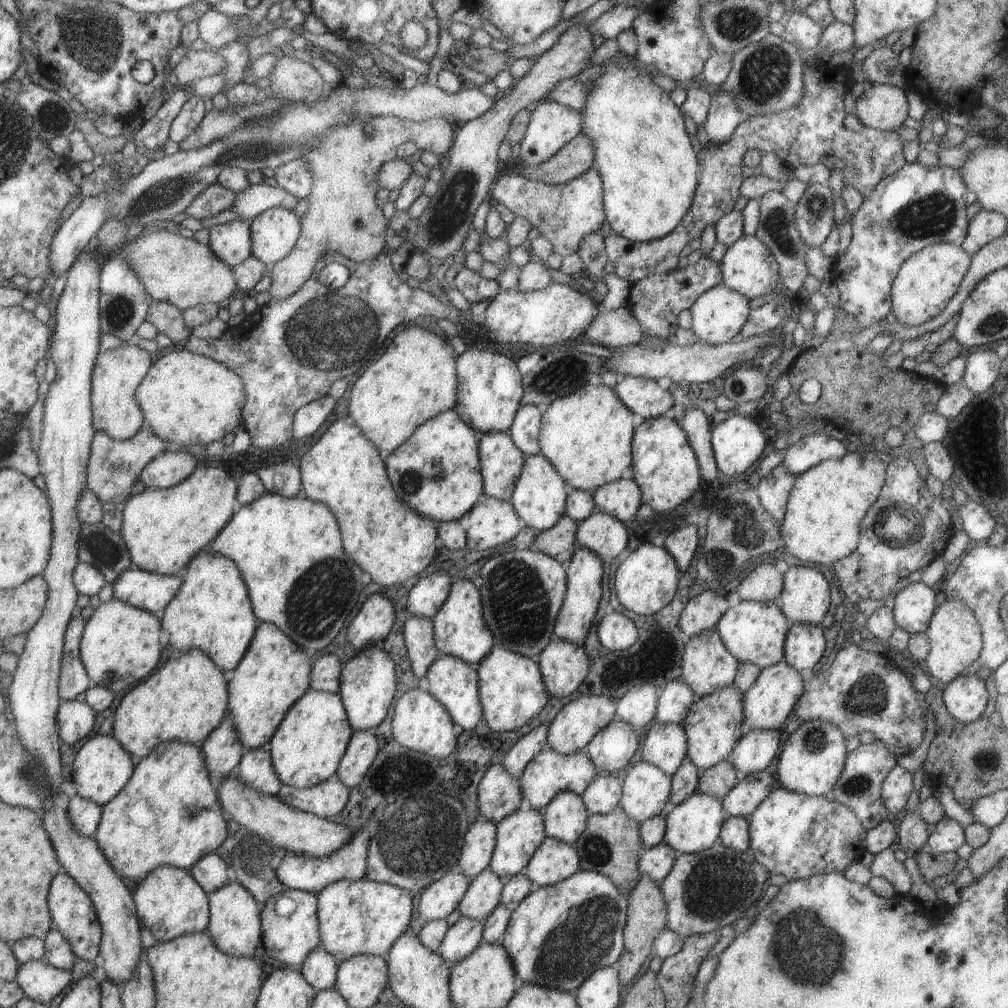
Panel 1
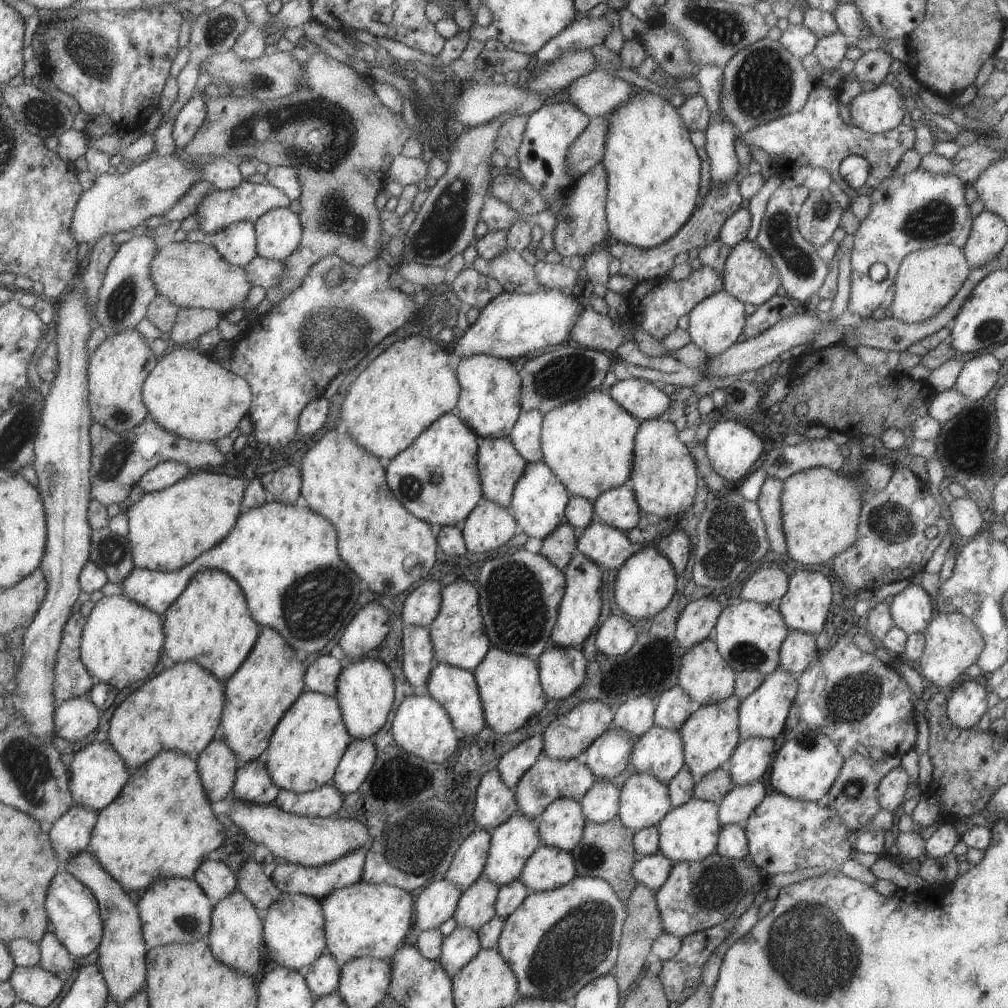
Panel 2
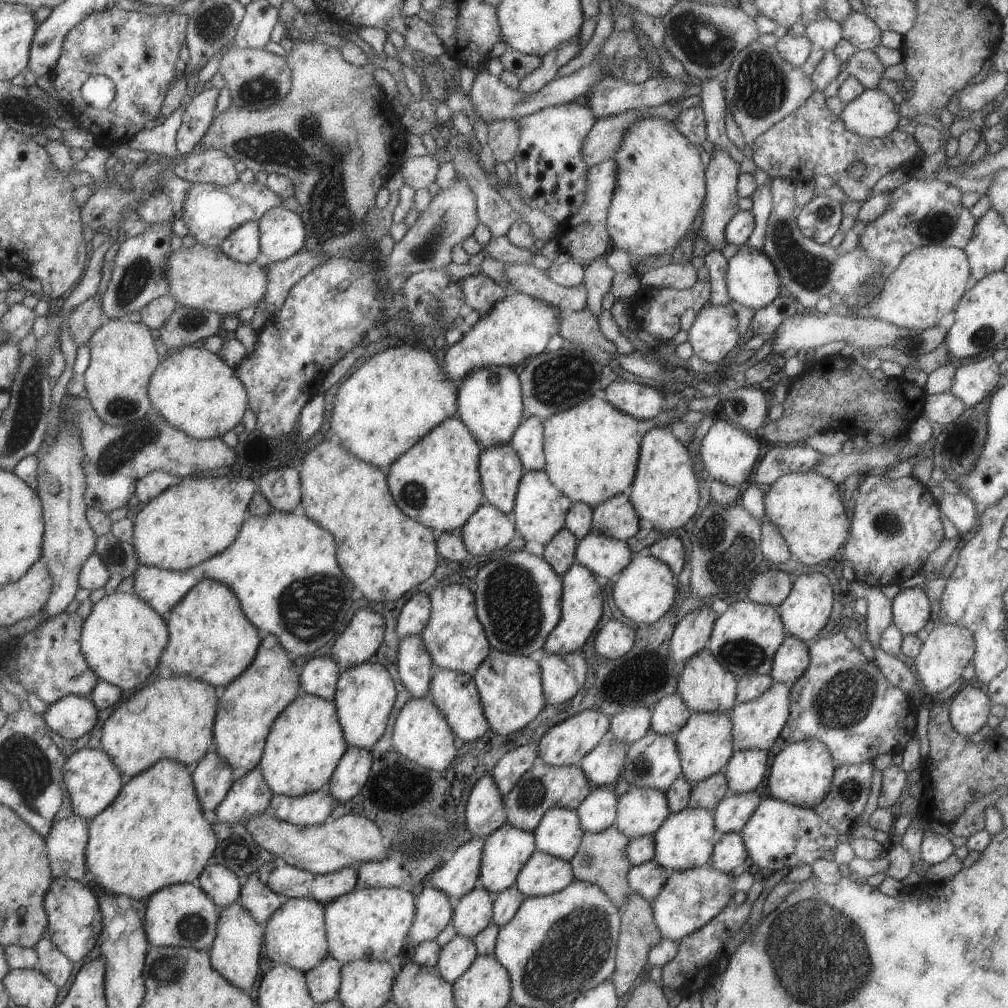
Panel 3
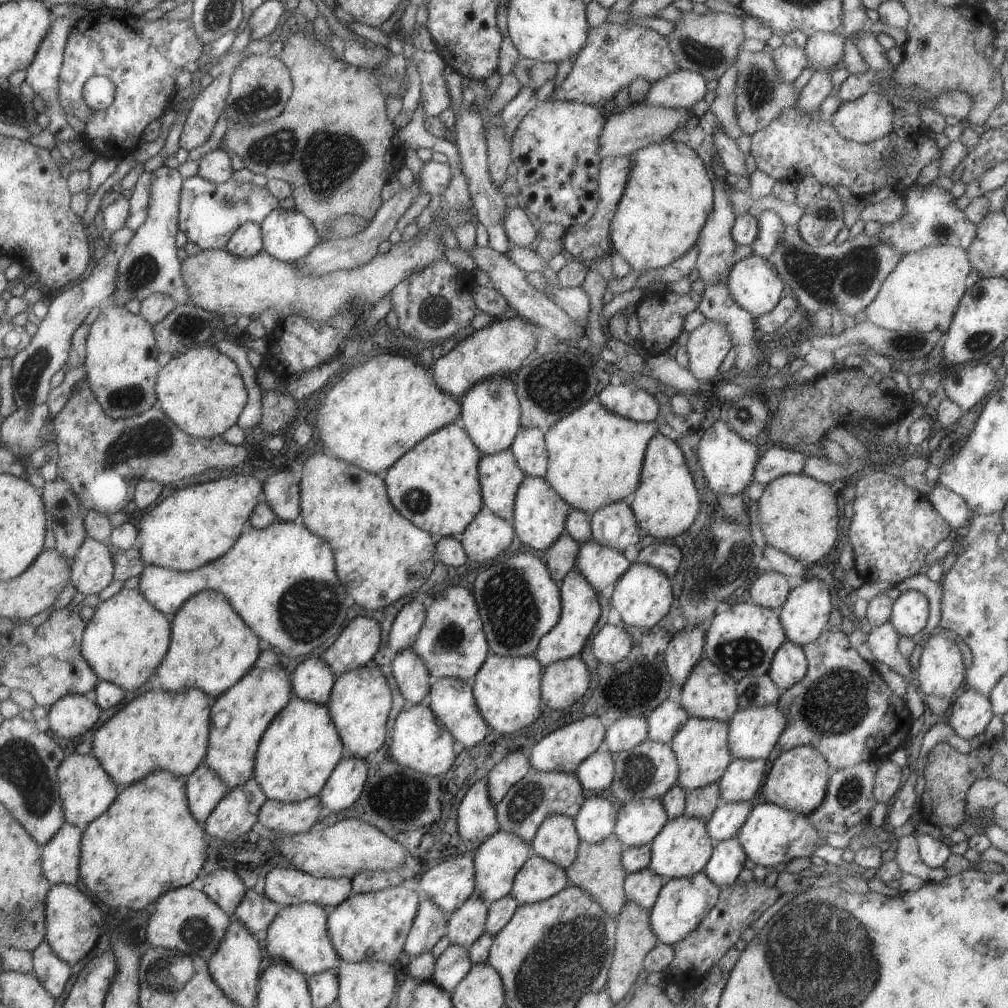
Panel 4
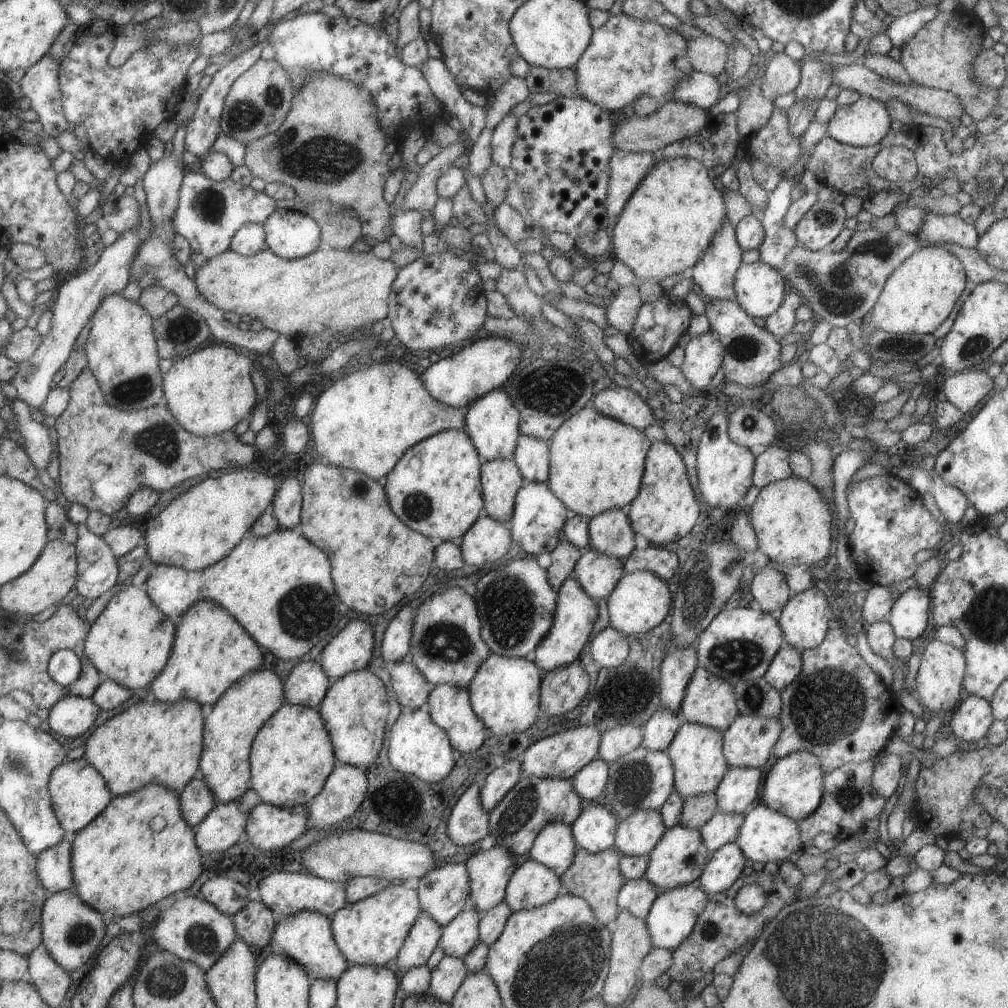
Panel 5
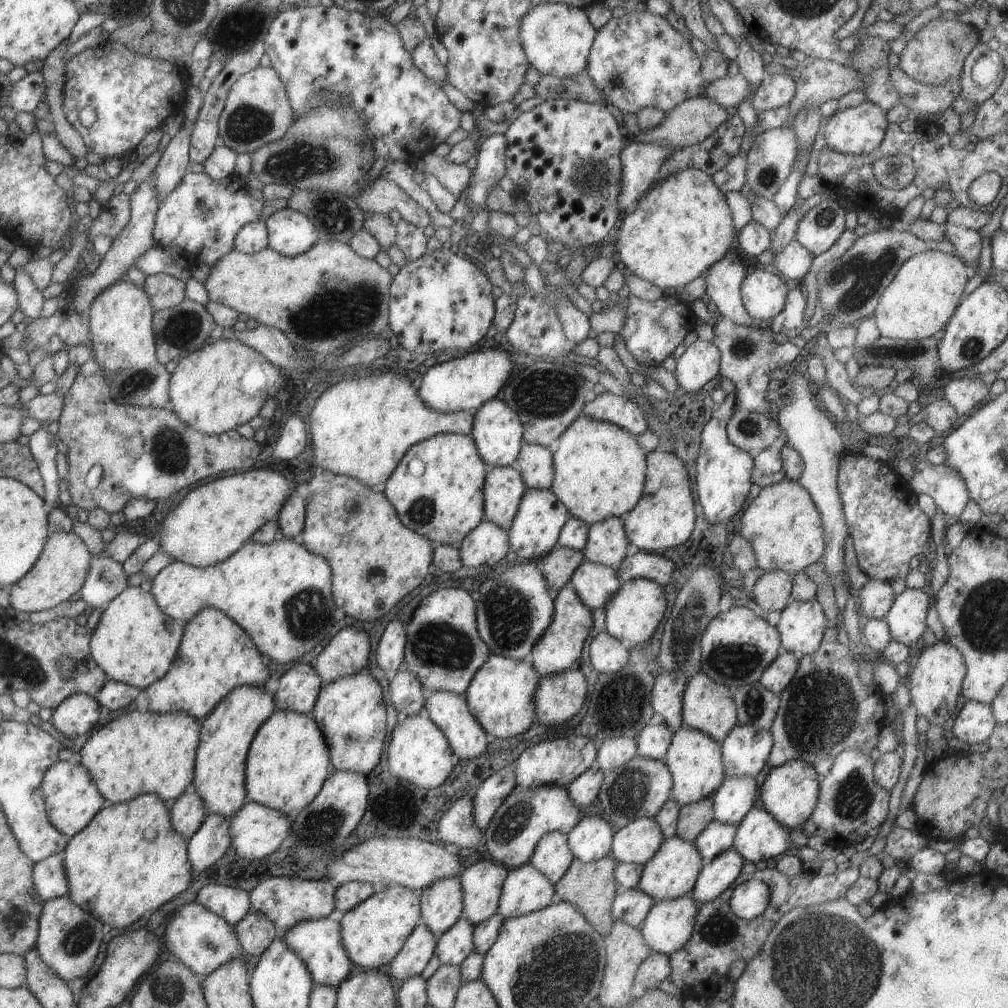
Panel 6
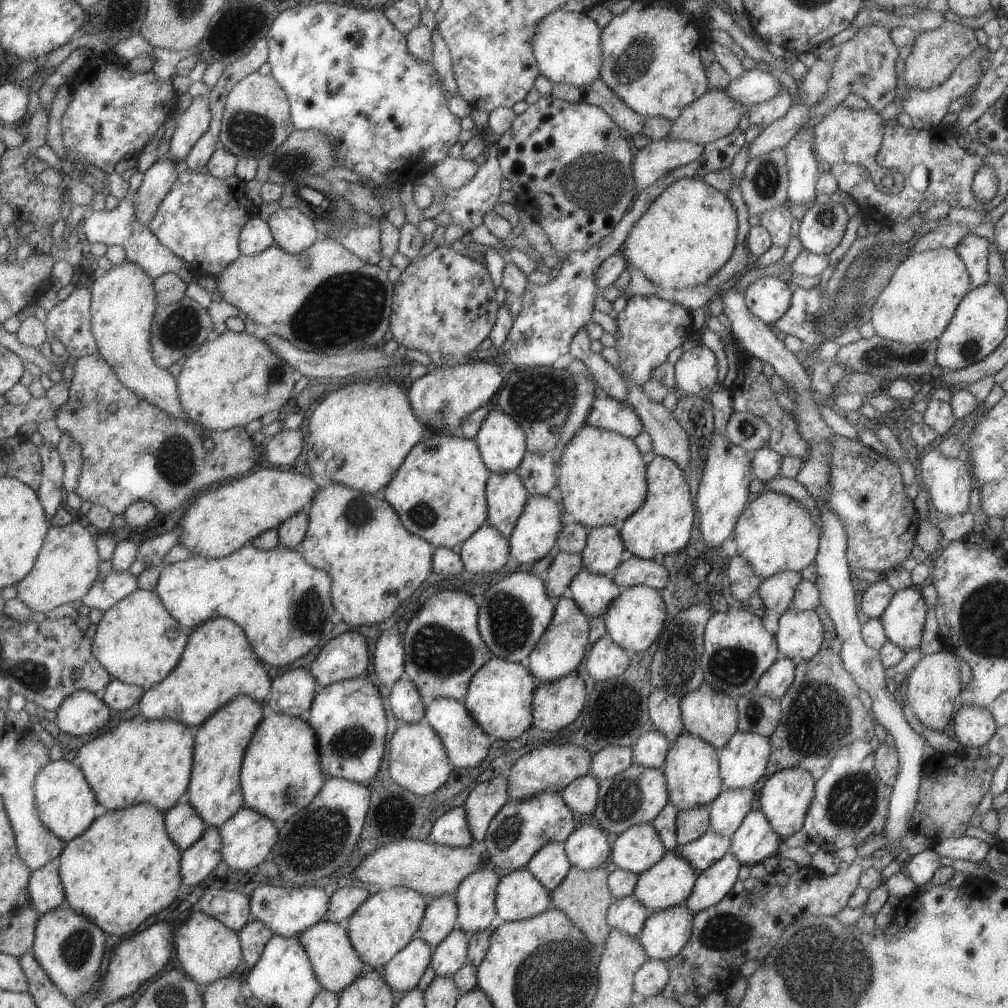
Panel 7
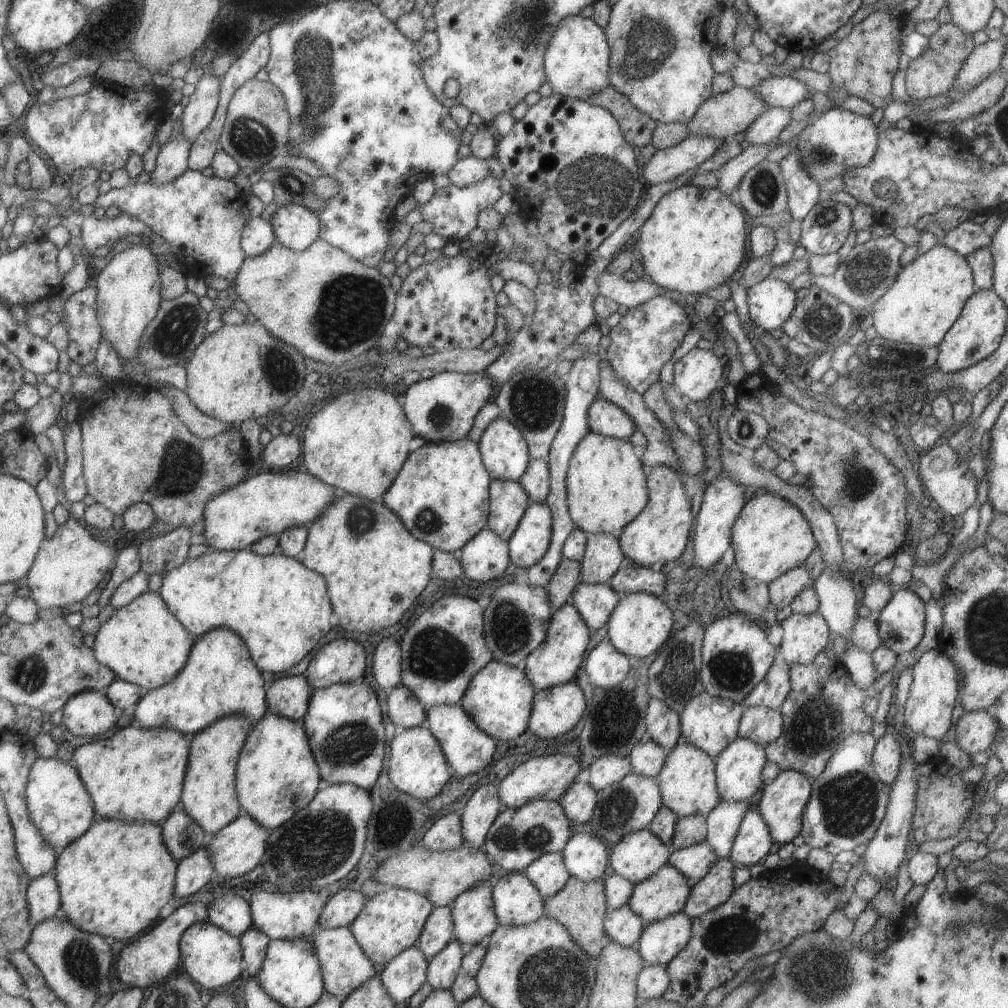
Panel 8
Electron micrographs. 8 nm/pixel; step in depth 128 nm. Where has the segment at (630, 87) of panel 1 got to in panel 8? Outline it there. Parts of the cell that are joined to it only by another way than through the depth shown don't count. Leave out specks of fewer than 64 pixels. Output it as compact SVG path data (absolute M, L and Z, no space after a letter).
M684 184L661 196L655 208L638 228L631 245L635 245L641 254L641 266L651 283L661 288L683 294L705 295L707 290L725 284L743 262L747 243L748 217L744 211L717 188L697 188L693 184Z

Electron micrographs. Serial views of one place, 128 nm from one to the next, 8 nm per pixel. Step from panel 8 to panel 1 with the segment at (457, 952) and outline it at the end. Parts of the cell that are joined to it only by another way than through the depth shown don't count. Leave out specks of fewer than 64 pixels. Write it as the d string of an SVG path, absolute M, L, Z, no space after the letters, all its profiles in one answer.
M488 866L470 879L470 884L456 908L460 916L483 922L500 903L503 881L504 879L495 876Z

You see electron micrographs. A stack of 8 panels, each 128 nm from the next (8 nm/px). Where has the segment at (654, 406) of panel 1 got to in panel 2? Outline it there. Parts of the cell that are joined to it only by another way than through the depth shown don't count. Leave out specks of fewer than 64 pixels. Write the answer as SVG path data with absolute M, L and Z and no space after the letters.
M634 377L618 380L609 388L609 396L640 421L656 419L669 408L671 402L667 394L651 382Z

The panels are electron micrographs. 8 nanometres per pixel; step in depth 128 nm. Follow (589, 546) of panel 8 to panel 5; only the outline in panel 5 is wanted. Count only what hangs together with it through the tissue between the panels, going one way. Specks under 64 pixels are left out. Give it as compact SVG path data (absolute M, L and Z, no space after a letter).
M611 508L588 519L589 545L593 550L621 560L636 548L625 511L624 508Z

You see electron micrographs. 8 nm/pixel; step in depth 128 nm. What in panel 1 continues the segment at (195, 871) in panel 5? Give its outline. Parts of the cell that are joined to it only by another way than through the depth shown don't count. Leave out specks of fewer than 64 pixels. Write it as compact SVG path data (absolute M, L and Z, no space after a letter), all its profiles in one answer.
M169 740L153 746L147 756L134 763L129 782L102 805L101 820L93 838L107 862L121 876L137 883L157 866L175 866L188 870L205 854L213 853L227 838L226 821L221 816L217 794L209 781L199 744Z

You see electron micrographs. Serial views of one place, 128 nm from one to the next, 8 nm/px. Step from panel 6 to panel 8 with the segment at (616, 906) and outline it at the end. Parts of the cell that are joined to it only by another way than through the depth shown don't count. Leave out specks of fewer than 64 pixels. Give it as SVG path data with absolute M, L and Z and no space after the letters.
M629 904L621 908L606 910L603 916L603 928L606 939L613 940L619 946L634 947L645 923L639 919L637 914L631 912Z

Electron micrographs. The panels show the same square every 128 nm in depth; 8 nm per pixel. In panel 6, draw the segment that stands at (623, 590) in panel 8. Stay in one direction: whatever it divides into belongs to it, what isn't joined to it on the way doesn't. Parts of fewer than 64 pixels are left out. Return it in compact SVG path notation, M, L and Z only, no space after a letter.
M638 551L626 556L616 570L620 582L633 578L647 578L663 587L673 572L673 564L661 552Z

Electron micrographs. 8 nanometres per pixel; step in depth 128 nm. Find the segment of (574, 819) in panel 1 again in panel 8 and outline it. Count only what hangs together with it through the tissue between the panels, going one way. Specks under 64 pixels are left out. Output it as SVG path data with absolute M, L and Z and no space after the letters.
M551 852L539 856L537 860L528 864L522 873L527 876L529 882L535 886L535 890L543 899L559 892L570 877L563 864L562 852Z

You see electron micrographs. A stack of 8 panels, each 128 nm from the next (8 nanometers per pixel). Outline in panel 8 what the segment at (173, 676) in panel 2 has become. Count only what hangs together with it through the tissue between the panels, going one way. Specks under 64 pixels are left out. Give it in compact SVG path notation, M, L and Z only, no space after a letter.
M129 725L110 738L75 748L74 768L93 802L95 817L161 824L180 802L189 760L189 739L175 728L133 728Z

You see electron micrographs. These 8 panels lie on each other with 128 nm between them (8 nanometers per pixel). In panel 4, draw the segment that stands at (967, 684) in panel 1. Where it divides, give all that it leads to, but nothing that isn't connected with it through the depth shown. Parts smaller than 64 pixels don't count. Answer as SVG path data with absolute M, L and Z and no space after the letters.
M966 688L951 706L948 725L957 736L970 740L985 730L993 715L989 699L971 688Z

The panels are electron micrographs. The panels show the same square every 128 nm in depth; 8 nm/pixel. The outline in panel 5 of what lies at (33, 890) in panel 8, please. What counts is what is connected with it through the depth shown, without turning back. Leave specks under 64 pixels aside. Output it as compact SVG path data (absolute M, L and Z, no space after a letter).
M81 757L79 760L63 761L51 771L48 782L51 806L57 822L67 834L59 844L36 855L36 874L44 890L53 892L69 891L75 882L71 874L71 839L74 833L87 826L111 802L112 794L105 786L105 780L91 764Z

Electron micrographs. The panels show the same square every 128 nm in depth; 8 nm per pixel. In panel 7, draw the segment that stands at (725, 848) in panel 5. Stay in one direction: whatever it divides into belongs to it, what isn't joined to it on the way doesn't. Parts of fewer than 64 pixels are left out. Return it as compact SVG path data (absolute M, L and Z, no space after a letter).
M727 852L701 870L696 875L691 894L684 902L689 912L694 914L717 904L738 880L739 865L735 856Z

